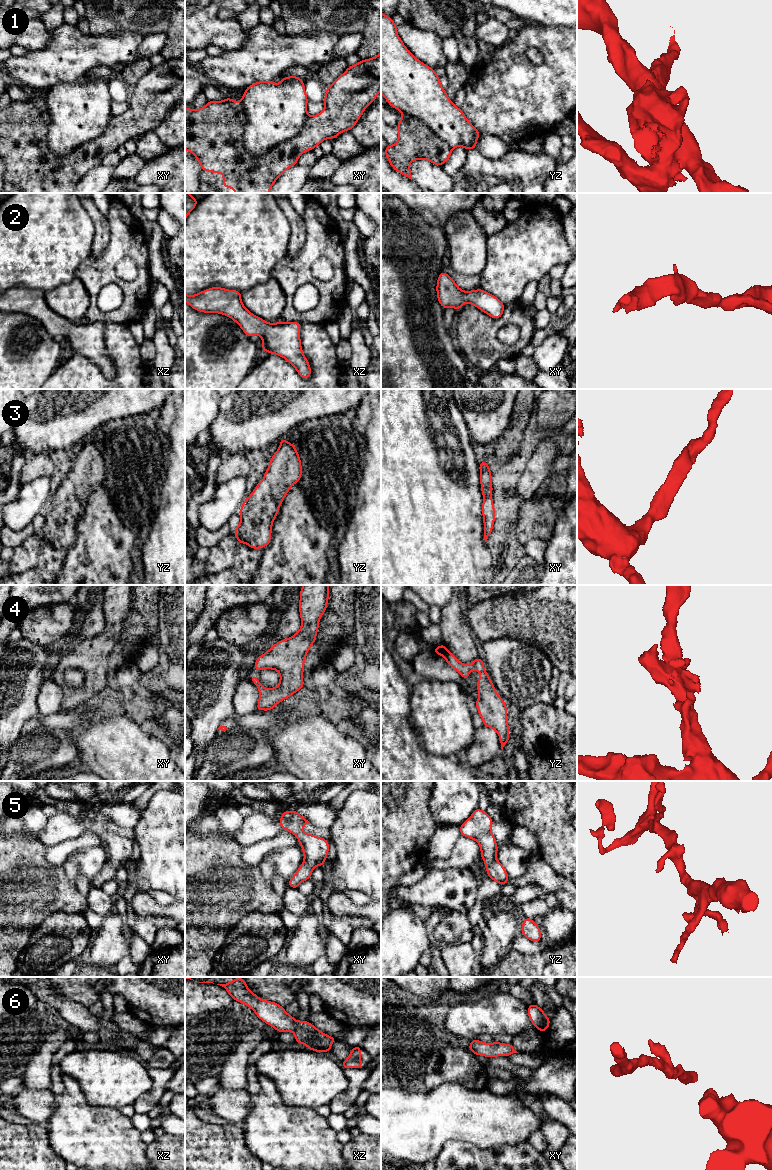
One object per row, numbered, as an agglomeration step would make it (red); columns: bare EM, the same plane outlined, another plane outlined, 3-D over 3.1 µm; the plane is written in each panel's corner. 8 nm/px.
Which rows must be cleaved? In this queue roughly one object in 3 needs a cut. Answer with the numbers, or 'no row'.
1

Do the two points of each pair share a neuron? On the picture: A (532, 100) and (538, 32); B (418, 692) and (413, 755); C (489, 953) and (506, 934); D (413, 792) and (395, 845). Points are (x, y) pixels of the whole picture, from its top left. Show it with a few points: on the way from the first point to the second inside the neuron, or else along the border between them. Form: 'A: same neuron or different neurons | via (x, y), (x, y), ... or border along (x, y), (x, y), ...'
A: same neuron | via (549, 83), (550, 49)
B: different neurons | border along (410, 708), (409, 723), (418, 742), (428, 751)
C: same neuron | via (494, 948), (501, 939)
D: same neuron | via (400, 805), (395, 812), (395, 832)

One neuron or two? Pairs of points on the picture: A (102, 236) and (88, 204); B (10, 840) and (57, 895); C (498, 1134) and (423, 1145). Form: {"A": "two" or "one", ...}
{"A": "one", "B": "one", "C": "one"}

